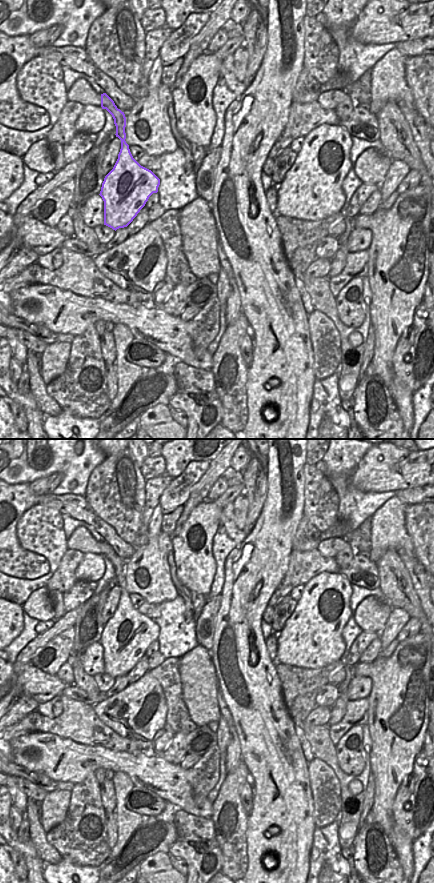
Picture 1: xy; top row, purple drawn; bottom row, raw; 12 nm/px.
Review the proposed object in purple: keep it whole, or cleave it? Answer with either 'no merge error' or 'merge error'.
no merge error

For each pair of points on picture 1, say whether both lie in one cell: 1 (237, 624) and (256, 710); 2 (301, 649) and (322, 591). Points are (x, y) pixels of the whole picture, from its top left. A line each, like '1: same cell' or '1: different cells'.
1: same cell
2: same cell

